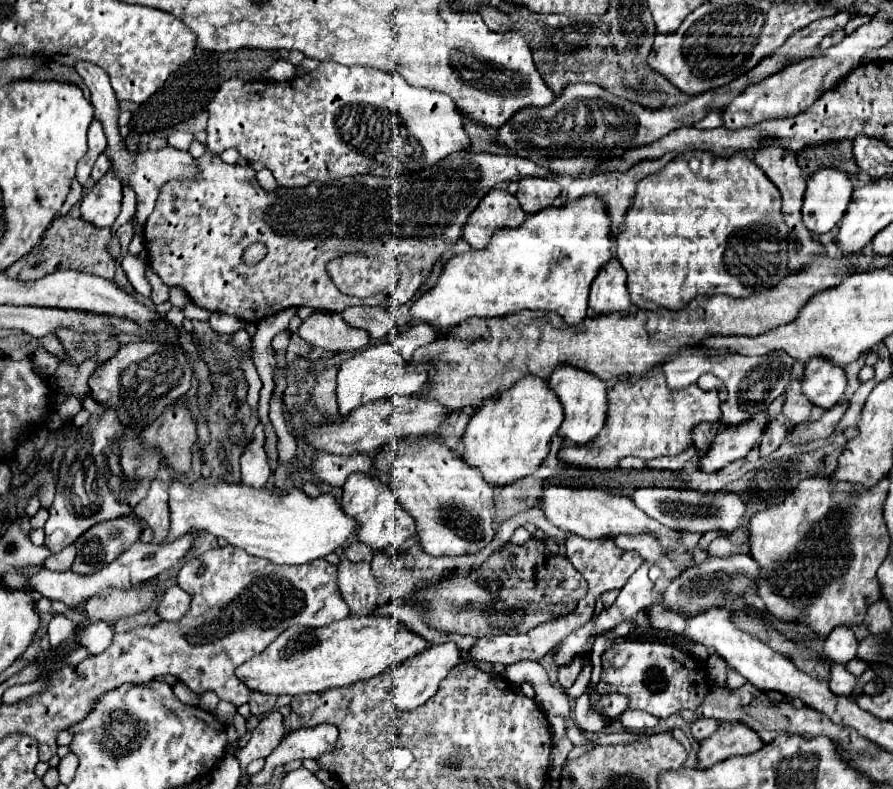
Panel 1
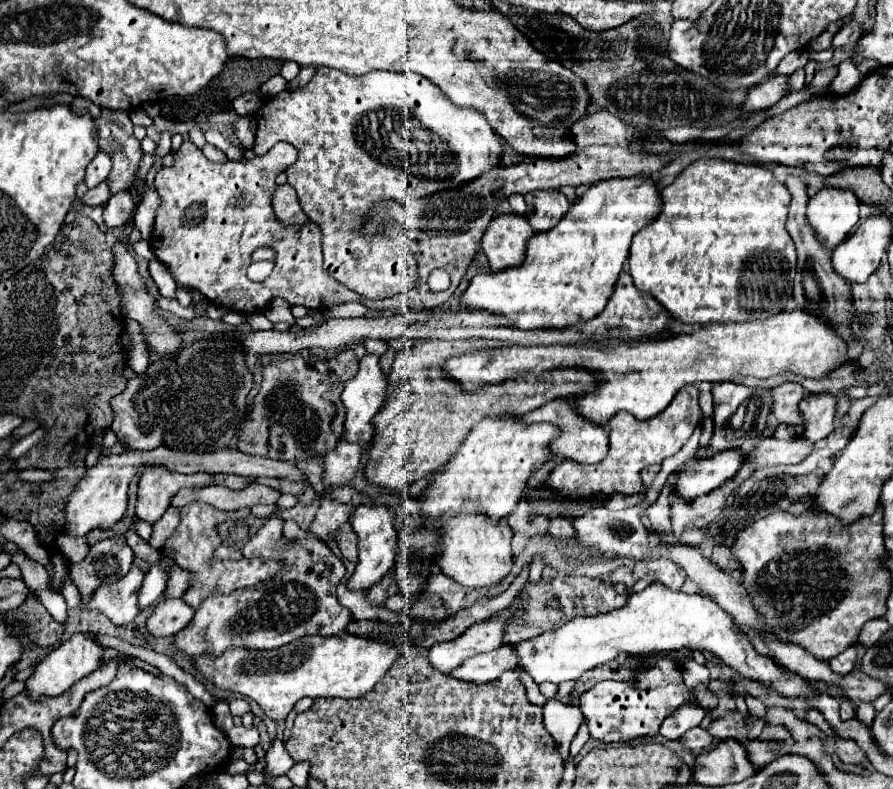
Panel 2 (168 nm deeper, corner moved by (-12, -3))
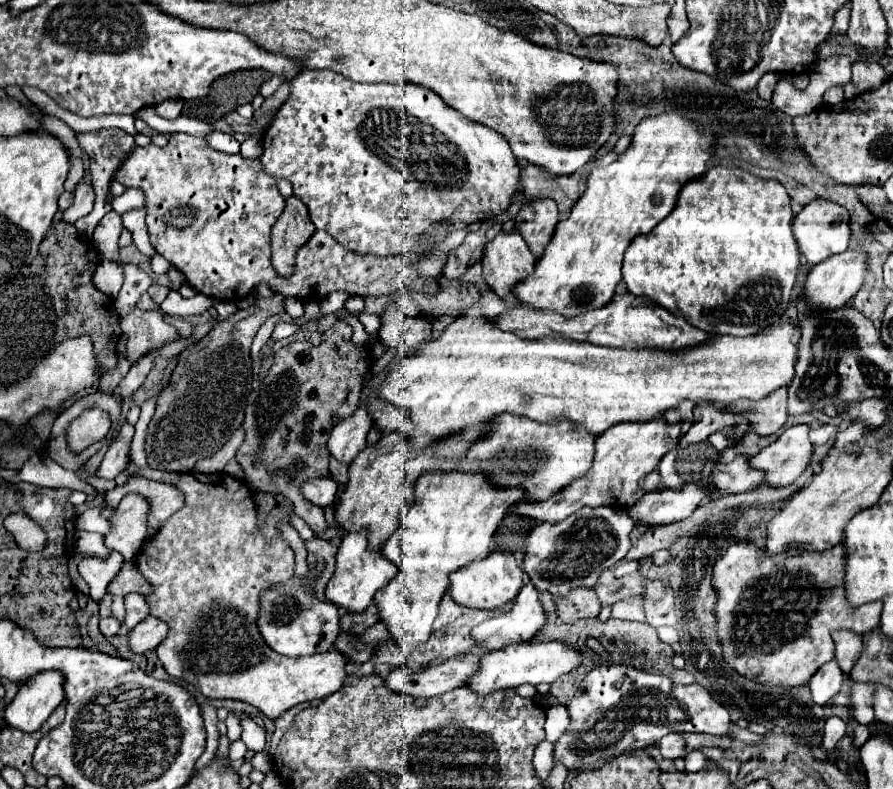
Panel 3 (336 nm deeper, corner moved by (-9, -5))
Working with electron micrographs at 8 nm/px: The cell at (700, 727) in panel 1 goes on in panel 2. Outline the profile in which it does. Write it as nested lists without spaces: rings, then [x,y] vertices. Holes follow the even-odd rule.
[[[701,727],[689,729],[689,731],[681,737],[681,741],[683,741],[683,745],[685,745],[689,751],[693,751],[693,753],[699,753],[703,747],[715,743],[715,739],[713,739],[705,729],[701,729]]]

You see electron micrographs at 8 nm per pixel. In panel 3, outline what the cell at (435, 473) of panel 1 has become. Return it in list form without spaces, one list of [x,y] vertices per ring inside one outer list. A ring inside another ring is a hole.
[[[496,549],[484,559],[476,559],[470,565],[450,573],[450,595],[456,603],[474,609],[494,609],[516,599],[522,585],[522,569],[510,551]]]

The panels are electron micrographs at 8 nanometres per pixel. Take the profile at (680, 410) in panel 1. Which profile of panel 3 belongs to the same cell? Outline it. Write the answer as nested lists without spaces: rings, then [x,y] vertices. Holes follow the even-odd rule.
[[[652,419],[646,423],[616,423],[610,429],[606,429],[604,435],[598,437],[598,449],[594,457],[594,465],[590,471],[554,493],[546,501],[534,501],[534,503],[520,503],[516,507],[516,513],[524,517],[532,517],[536,521],[548,521],[558,523],[564,517],[572,515],[576,509],[588,505],[588,507],[600,507],[600,505],[616,505],[616,507],[632,507],[640,501],[640,477],[646,477],[652,469],[658,467],[660,457],[674,449],[682,437],[682,423],[668,423],[666,419]]]

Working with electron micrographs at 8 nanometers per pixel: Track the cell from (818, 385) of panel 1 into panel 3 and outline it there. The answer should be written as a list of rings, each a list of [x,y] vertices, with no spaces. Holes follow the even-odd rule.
[[[794,425],[752,457],[752,465],[766,471],[764,483],[784,487],[796,481],[796,477],[808,467],[814,453],[814,445],[808,439],[810,431],[810,425]]]

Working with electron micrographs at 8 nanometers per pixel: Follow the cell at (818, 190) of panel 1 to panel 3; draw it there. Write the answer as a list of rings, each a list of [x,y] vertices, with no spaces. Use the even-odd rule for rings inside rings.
[[[814,199],[794,217],[794,239],[798,241],[800,251],[802,251],[808,265],[818,265],[820,261],[828,259],[830,255],[846,251],[848,241],[850,241],[850,213],[848,213],[848,209],[834,203],[834,201]]]

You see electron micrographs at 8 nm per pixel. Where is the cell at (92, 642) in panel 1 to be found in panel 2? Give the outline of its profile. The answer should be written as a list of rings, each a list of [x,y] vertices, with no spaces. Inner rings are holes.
[[[77,633],[67,643],[59,645],[57,649],[53,649],[49,655],[43,657],[43,661],[35,667],[33,675],[25,681],[25,691],[33,701],[39,701],[43,697],[57,697],[63,691],[67,691],[73,683],[77,683],[79,679],[93,673],[103,661],[103,657],[105,657],[105,649],[97,645],[95,635]]]

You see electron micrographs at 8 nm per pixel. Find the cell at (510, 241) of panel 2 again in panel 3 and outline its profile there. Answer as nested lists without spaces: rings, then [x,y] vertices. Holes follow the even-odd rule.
[[[516,229],[500,231],[484,249],[484,281],[508,305],[514,305],[516,299],[512,297],[512,285],[528,277],[528,273],[534,269],[534,263],[536,255],[528,249],[526,241],[520,233],[516,233]]]

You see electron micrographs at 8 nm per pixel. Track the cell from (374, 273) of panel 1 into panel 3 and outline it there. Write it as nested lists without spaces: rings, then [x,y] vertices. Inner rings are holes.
[[[304,69],[300,71],[298,77],[294,77],[290,85],[290,97],[288,101],[280,107],[276,113],[274,121],[264,129],[262,135],[262,157],[260,163],[264,165],[266,173],[272,173],[274,177],[284,177],[292,183],[294,195],[308,207],[310,219],[316,225],[316,229],[324,229],[334,241],[338,241],[342,247],[358,251],[358,255],[378,255],[378,257],[388,257],[388,255],[400,255],[406,251],[412,251],[420,233],[424,233],[432,223],[446,219],[456,229],[466,227],[468,223],[474,223],[484,217],[496,217],[498,213],[504,213],[510,205],[510,197],[522,189],[520,187],[520,171],[522,165],[514,157],[508,141],[500,137],[490,127],[484,127],[482,123],[476,123],[450,105],[442,101],[440,95],[434,91],[422,87],[422,85],[412,85],[412,83],[356,83],[342,73],[336,71],[310,71]]]

